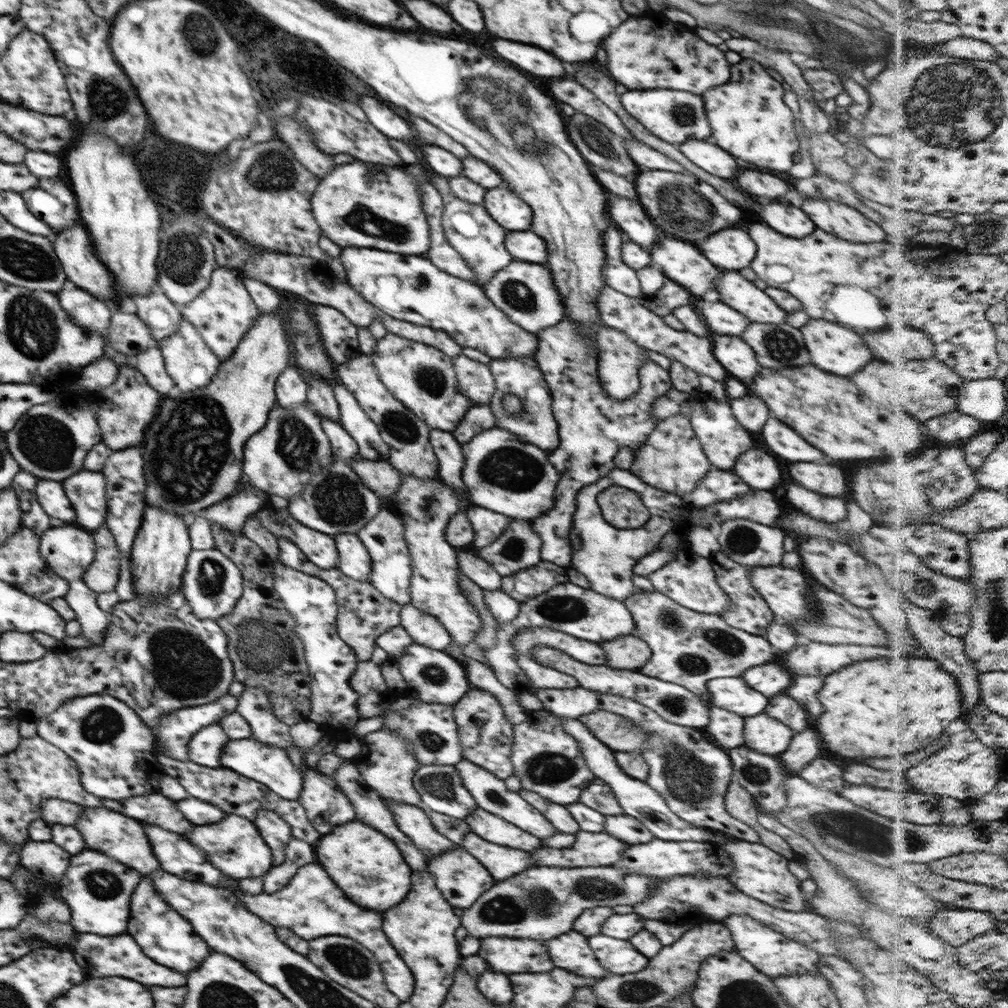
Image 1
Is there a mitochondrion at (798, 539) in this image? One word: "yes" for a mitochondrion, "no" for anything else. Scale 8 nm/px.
no

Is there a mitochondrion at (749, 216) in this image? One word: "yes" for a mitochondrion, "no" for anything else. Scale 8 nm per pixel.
no

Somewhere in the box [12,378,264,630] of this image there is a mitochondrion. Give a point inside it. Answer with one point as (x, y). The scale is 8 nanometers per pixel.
(197, 434)

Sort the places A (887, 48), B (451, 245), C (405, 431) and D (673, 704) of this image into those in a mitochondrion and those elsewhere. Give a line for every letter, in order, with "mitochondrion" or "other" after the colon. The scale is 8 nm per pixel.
A: other
B: other
C: mitochondrion
D: mitochondrion

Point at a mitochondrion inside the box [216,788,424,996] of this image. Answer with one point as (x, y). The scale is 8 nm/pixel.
(350, 961)

